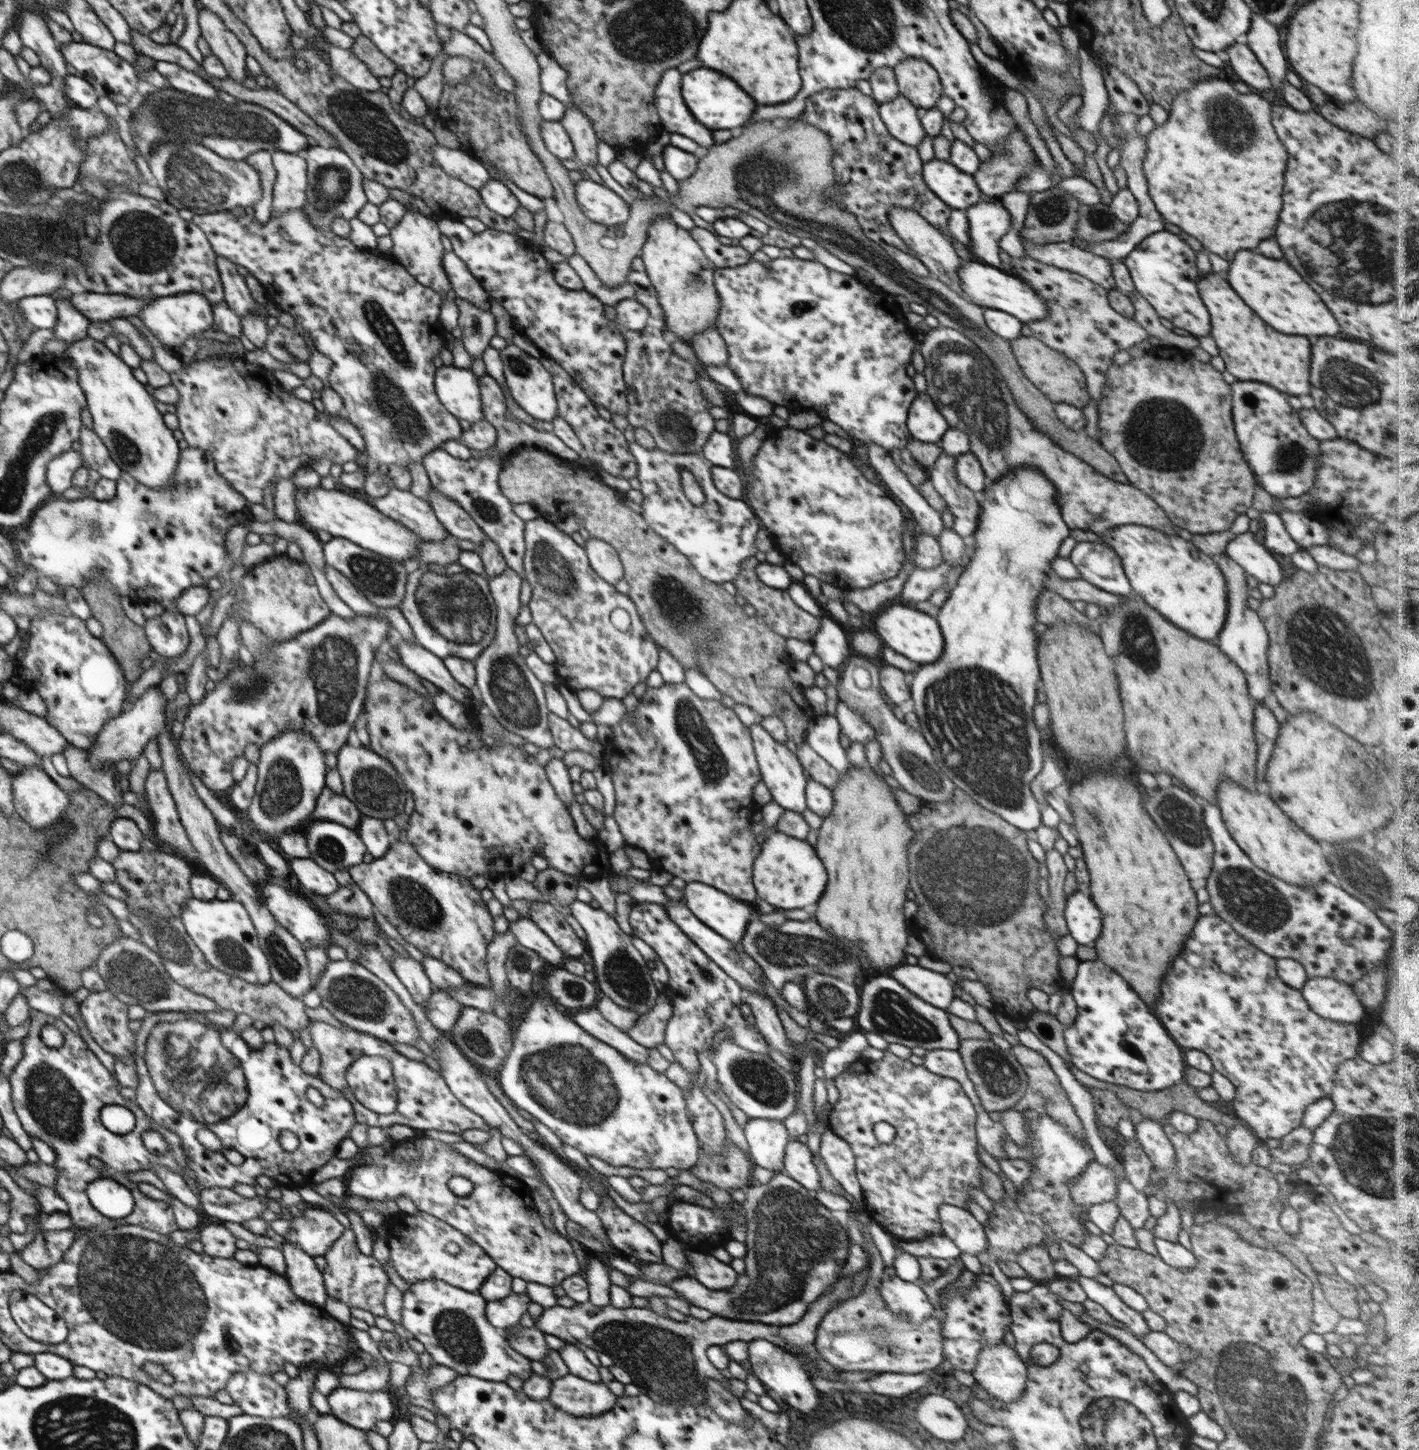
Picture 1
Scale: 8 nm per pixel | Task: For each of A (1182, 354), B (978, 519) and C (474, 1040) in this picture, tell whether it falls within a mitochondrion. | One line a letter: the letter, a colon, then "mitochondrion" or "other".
A: other
B: other
C: mitochondrion

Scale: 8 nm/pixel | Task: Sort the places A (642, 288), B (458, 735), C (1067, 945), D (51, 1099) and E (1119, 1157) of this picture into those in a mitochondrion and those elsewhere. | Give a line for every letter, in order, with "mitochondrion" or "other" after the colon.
A: other
B: other
C: other
D: mitochondrion
E: other

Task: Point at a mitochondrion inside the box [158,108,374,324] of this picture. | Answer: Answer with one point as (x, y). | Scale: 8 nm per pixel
(191, 178)

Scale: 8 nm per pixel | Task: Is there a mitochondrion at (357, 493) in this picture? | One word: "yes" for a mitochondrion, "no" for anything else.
no

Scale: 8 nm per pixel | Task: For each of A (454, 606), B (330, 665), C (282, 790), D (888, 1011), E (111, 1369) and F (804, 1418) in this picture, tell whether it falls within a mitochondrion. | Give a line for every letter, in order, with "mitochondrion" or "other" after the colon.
A: mitochondrion
B: mitochondrion
C: mitochondrion
D: mitochondrion
E: other
F: other

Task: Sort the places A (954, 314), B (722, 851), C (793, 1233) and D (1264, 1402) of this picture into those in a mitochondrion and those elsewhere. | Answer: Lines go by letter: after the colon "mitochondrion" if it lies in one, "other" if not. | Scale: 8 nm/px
A: mitochondrion
B: other
C: mitochondrion
D: mitochondrion

